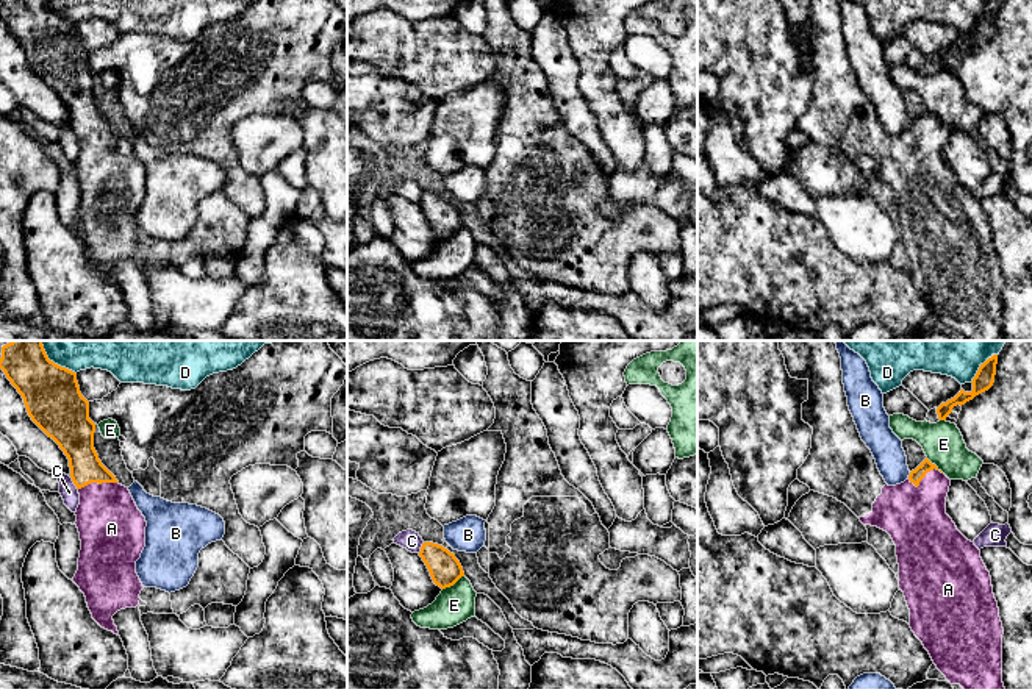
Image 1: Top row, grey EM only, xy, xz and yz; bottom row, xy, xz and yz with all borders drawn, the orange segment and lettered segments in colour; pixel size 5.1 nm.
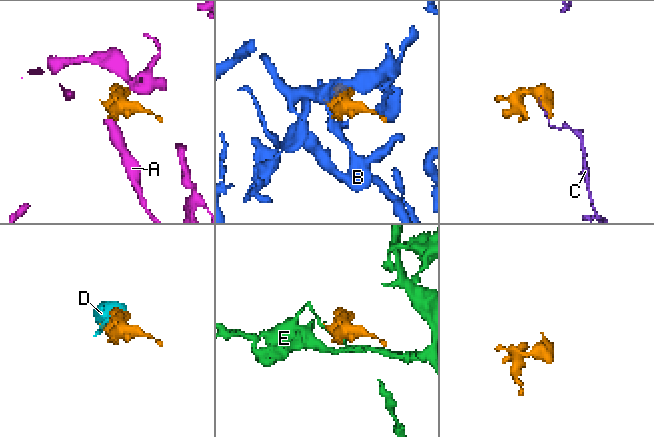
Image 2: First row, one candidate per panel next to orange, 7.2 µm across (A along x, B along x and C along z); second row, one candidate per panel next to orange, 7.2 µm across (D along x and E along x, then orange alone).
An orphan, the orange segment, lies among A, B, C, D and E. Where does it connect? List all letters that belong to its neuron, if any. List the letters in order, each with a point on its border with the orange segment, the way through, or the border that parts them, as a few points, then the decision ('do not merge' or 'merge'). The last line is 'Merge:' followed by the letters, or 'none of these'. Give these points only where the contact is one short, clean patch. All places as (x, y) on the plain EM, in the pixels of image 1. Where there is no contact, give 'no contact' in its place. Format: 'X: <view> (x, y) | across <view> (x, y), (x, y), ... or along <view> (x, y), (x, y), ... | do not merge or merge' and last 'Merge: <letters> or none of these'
A: xy (97, 132) | across xy (75, 89), (86, 121), (97, 132), (111, 177) | merge
B: yz (909, 125) | along yz (910, 122), (907, 127) | do not merge
C: xy (74, 133) | do not merge
D: yz (981, 16) | do not merge
E: xz (452, 235) | along xz (463, 225), (443, 239) | do not merge
Merge: A

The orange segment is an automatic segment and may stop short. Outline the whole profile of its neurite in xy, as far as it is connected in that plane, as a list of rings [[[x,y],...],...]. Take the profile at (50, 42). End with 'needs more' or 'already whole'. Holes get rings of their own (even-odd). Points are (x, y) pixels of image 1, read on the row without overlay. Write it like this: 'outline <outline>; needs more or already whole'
outline [[[2,0],[0,19],[22,45],[31,70],[52,87],[69,109],[70,128],[78,139],[77,178],[81,200],[73,233],[86,247],[92,269],[119,286],[113,266],[139,255],[144,239],[136,211],[145,197],[145,167],[128,137],[102,114],[94,98],[95,73],[89,69],[89,52],[81,45],[77,23],[48,9],[45,0]]]; needs more

